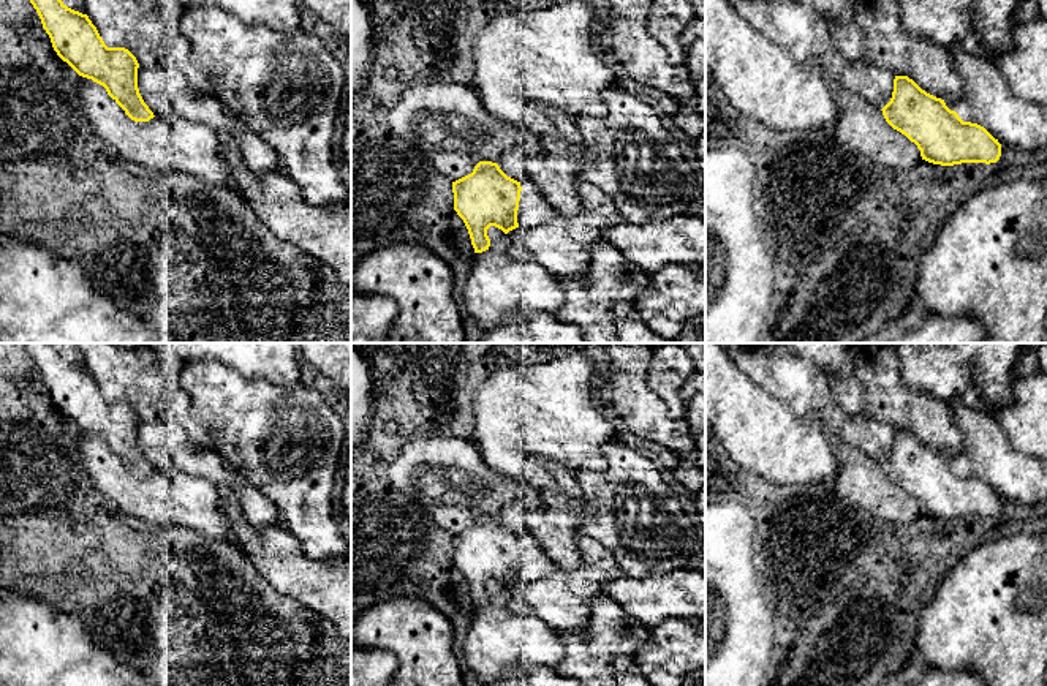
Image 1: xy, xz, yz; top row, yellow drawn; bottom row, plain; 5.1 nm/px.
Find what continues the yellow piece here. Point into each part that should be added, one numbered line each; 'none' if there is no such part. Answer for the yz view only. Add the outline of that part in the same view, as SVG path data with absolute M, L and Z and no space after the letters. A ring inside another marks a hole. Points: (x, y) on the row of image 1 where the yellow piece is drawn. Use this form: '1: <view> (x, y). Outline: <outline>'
none

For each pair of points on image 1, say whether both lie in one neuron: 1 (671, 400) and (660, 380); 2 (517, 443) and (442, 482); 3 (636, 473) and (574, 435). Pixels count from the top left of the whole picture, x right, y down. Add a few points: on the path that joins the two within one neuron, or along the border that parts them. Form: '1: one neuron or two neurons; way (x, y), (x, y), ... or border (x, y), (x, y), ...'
1: one neuron; way (671, 395), (665, 384)
2: two neurons; border (472, 441), (492, 468), (517, 478)
3: two neurons; border (614, 438), (603, 448), (601, 471), (574, 471)

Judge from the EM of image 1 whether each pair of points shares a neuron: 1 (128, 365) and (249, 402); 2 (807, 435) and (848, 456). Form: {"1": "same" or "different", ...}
{"1": "different", "2": "different"}

